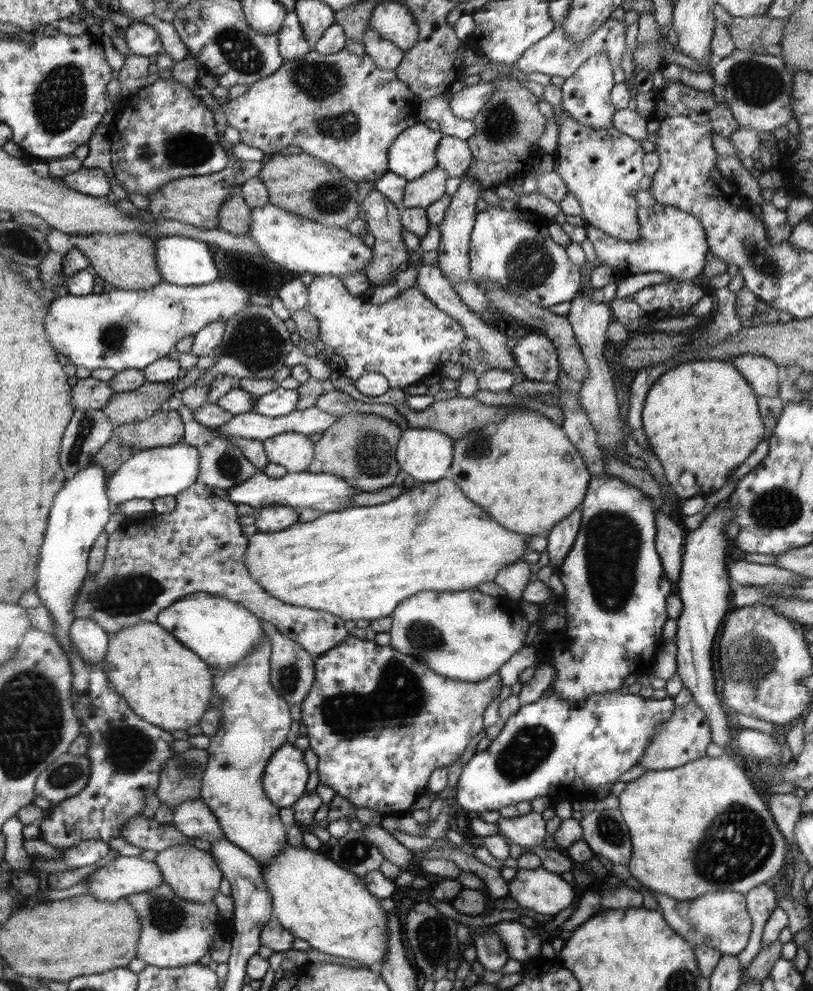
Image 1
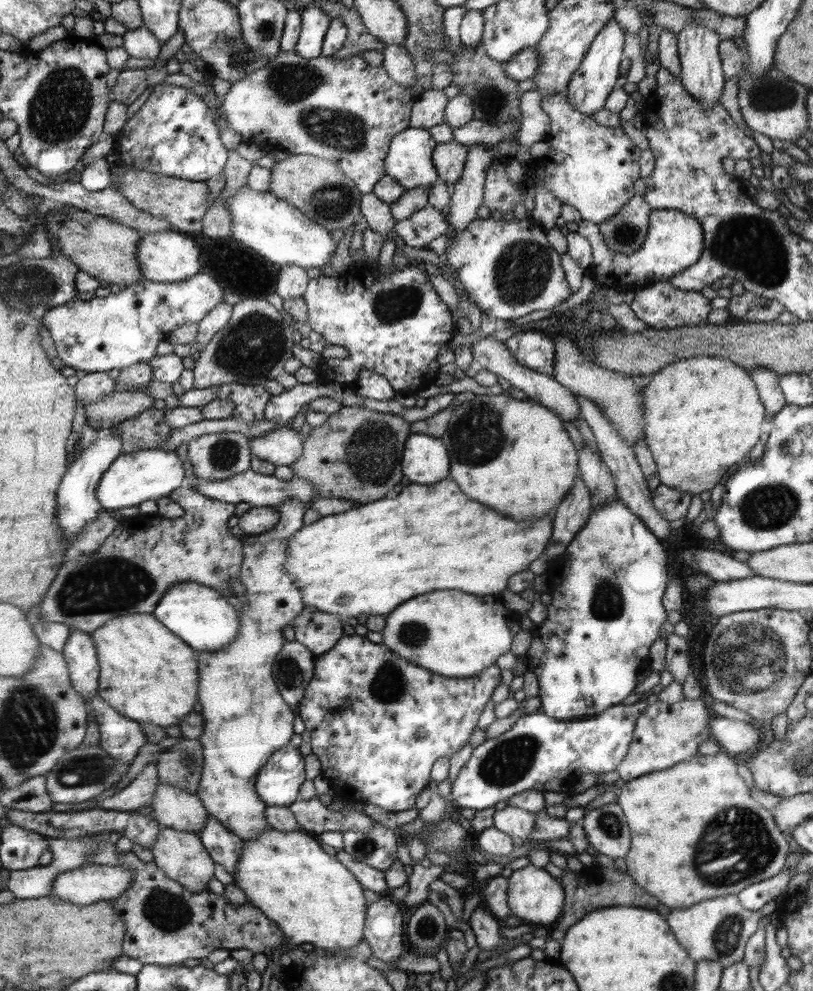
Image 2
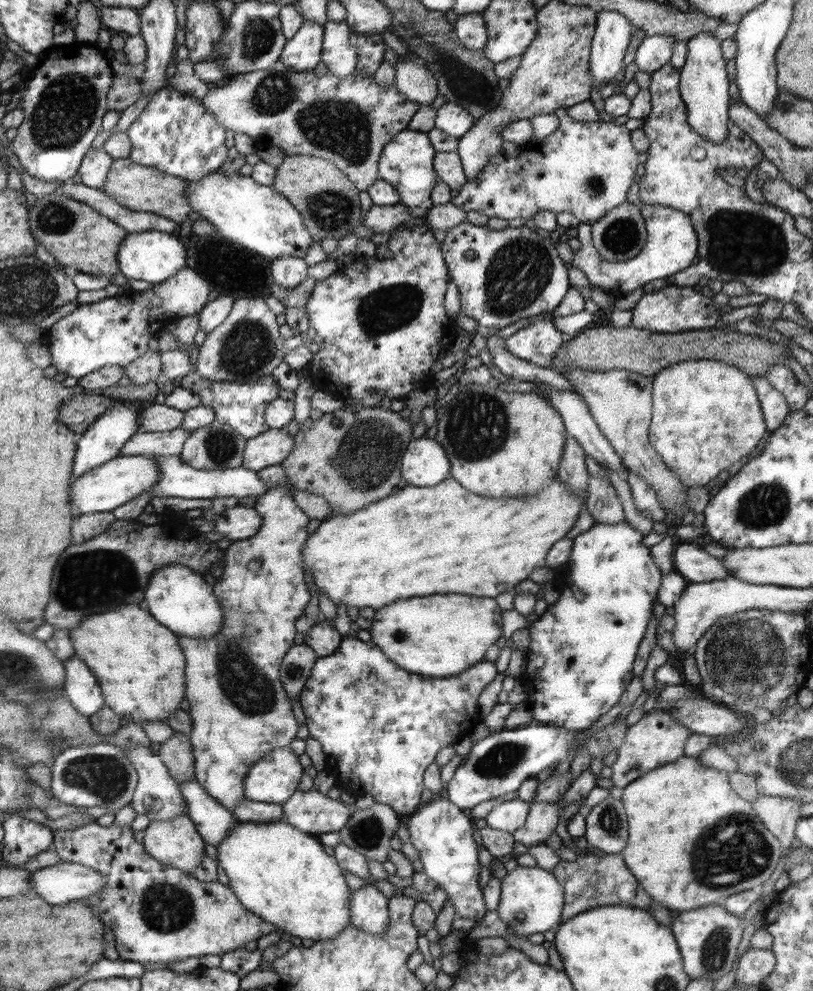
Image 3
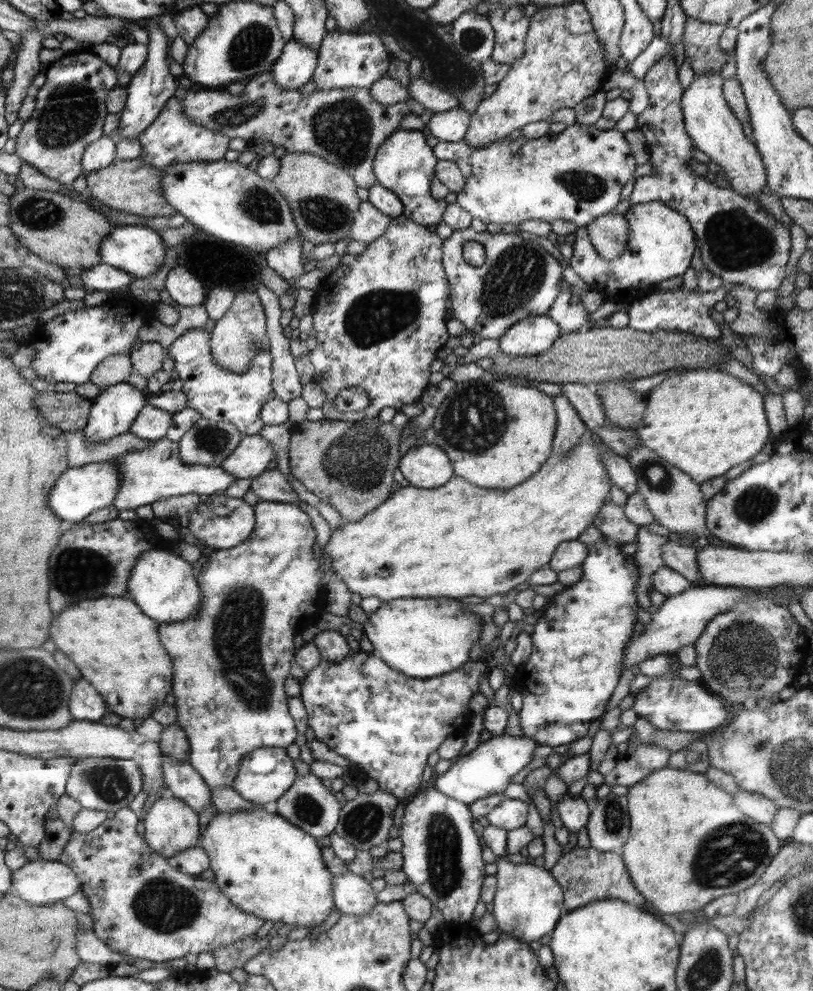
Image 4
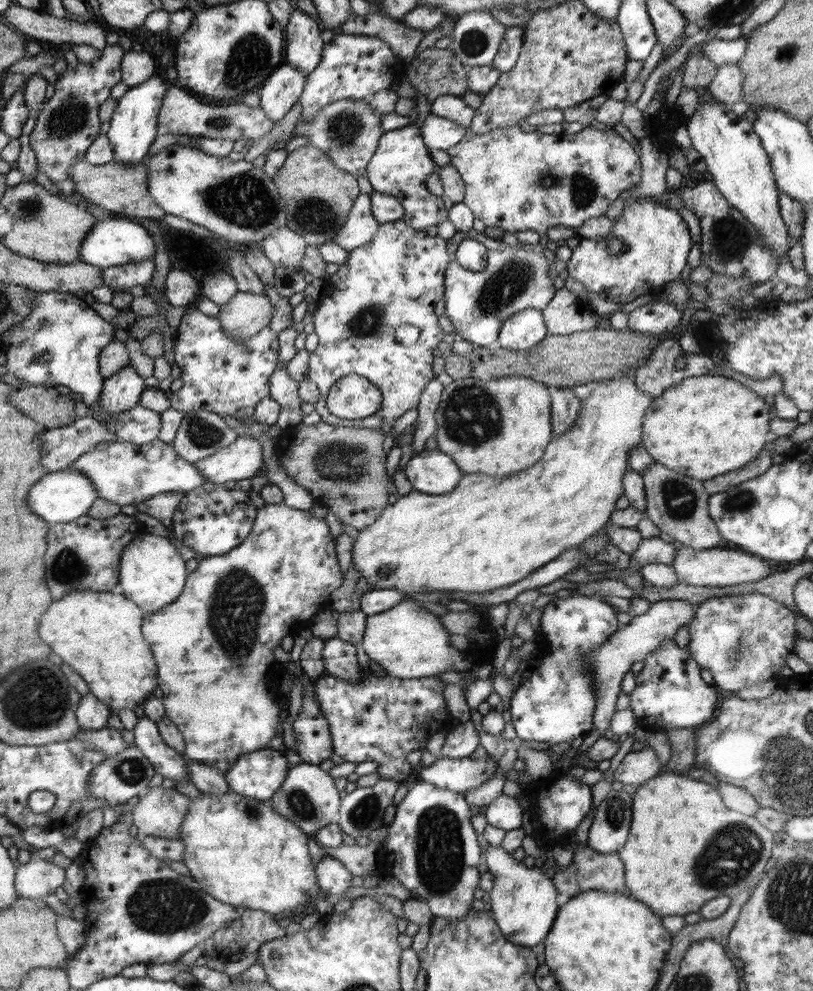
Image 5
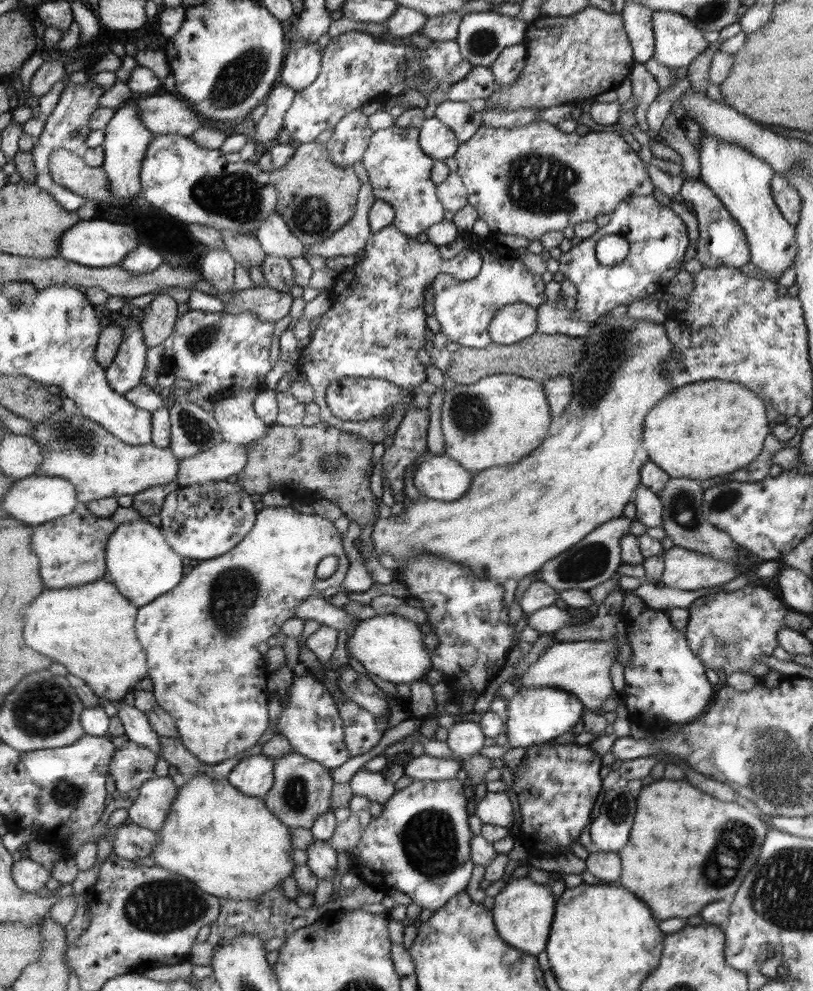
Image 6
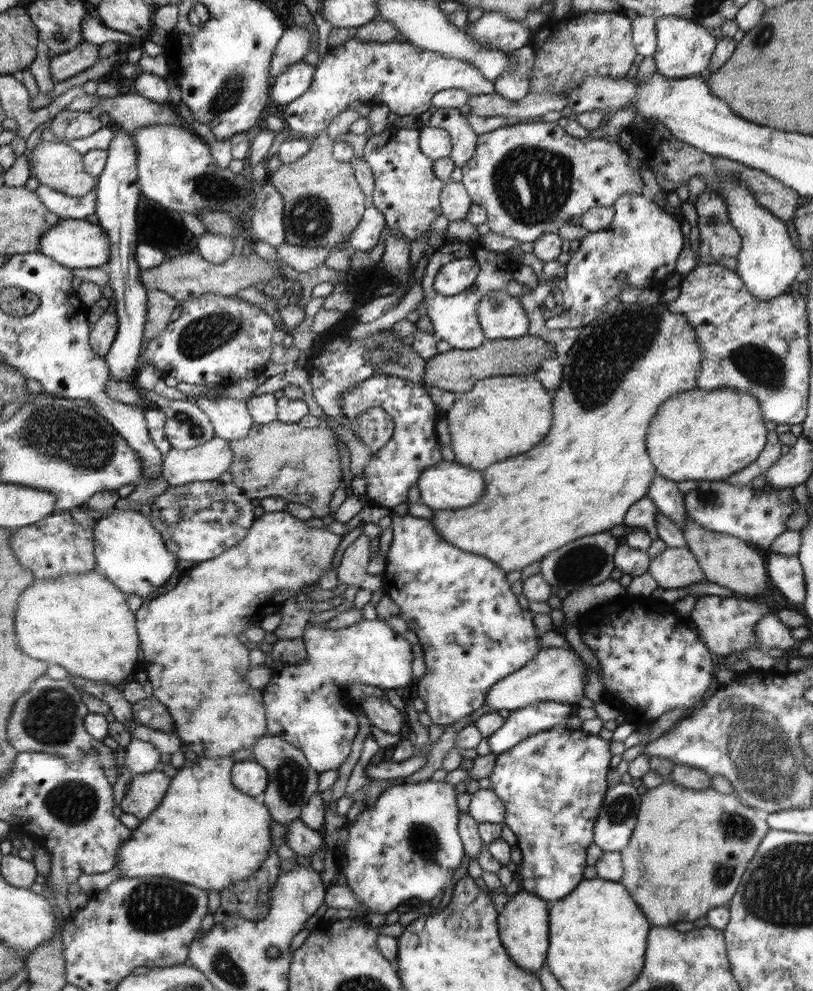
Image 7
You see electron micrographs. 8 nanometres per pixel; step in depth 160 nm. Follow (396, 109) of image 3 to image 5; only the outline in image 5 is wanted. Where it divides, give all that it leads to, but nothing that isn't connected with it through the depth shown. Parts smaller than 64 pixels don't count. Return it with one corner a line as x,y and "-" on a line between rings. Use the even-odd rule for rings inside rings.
174,83
161,104
158,131
160,135
172,133
234,141
252,138
257,141
268,134
276,126
276,123
276,121
269,119
267,112
260,105
252,107
244,102
212,104
-
340,99
323,106
312,120
304,119
303,121
298,121
294,128
293,136
308,138
310,146
315,146
322,152
327,153
340,169
352,173
354,176
367,176
368,164
378,150
379,140
386,131
382,125
383,119
384,115
376,112
371,107
368,99

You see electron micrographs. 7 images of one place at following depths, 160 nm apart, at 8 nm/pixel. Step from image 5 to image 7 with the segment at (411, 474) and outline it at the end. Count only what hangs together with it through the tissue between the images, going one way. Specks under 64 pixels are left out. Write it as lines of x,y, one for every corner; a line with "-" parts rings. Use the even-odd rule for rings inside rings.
441,460
428,467
417,480
421,502
432,510
456,510
479,503
486,492
486,477
483,471
468,468
456,461

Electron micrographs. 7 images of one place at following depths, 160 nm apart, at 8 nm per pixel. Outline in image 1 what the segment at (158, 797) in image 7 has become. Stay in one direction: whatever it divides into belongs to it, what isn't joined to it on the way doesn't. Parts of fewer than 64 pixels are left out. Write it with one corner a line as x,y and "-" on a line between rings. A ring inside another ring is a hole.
178,844
158,853
154,860
163,872
164,881
166,881
172,890
184,900
206,904
212,902
216,894
220,892
220,882
223,875
222,869
210,853
206,853
192,844

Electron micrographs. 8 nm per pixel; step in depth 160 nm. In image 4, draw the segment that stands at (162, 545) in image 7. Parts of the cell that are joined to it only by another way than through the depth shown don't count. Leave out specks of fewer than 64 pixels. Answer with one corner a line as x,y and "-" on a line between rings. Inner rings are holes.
153,548
145,552
129,577
131,598
152,620
160,624
185,622
201,610
204,592
196,577
196,570
178,553

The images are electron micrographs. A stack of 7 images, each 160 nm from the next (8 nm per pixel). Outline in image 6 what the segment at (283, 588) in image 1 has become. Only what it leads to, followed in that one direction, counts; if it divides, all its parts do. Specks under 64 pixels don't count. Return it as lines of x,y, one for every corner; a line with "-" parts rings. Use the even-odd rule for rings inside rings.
628,314
622,318
616,319
612,316
608,320
602,318
591,325
590,332
585,336
585,356
579,366
574,366
572,371
568,370
567,375
570,377
573,387
572,400
567,404
566,410
560,416
554,416
552,419
552,436
547,436
548,440
543,440
538,450
531,452
528,460
520,460
514,464
505,464
504,466
496,466
489,468
486,471
474,473
471,486
468,487
467,494
458,500
452,502
444,502
441,500
434,500
428,497
419,497
418,500
413,500
412,504
404,512
396,518
391,515
391,507
380,504
380,520
372,528
372,544
374,544
374,554
379,556
383,552
391,554
394,560
398,562
407,562
411,560
415,554
427,554
431,552
432,556
436,558
445,558
446,560
453,560
460,566
467,566
472,574
487,578
492,582
503,584
506,580
522,580
532,572
538,572
544,567
549,560
556,559
557,556
568,551
569,548
579,543
586,535
590,535
595,528
598,528
608,520
620,518
623,516
624,507
629,502
633,502
634,491
641,483
639,472
641,466
649,459
646,448
643,446
643,426
645,416
652,410
655,404
658,404
668,392
672,392
674,388
664,378
663,362
671,357
673,353
673,346
670,339
667,337
666,329
662,324
656,324
652,321
642,319
633,320
628,317

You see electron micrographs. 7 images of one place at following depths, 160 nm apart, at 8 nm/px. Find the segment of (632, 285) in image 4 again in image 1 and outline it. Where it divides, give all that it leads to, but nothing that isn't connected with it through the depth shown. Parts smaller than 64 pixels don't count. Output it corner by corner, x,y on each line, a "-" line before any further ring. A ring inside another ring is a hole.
658,202
650,208
639,206
637,215
641,226
640,237
632,243
612,238
595,226
584,224
588,240
594,245
597,260
602,266
614,268
618,279
655,272
671,279
691,282
703,273
710,250
704,227
696,216

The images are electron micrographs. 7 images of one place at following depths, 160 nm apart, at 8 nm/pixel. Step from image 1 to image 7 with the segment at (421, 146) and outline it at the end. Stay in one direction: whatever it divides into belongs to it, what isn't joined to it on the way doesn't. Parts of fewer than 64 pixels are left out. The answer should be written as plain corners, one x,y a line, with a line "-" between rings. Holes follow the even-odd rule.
389,126
380,134
371,136
363,150
363,159
375,178
373,205
384,213
388,228
397,228
406,241
412,242
430,231
432,222
443,214
445,181
435,175
434,161
422,151
420,134
419,129

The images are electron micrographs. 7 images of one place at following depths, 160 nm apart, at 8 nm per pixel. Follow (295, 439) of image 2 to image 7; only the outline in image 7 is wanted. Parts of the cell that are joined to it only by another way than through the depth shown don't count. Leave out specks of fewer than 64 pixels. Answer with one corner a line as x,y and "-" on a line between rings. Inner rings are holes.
214,437
212,440
190,450
176,450
171,448
162,458
162,476
170,486
180,486
196,481
209,481
219,479
224,472
228,472
234,458
231,444
222,438

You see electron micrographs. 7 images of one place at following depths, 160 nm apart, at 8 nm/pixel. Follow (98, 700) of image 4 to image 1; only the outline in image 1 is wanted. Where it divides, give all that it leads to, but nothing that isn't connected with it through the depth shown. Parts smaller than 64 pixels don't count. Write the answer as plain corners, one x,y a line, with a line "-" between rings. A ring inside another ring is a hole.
93,618
73,620
69,637
73,651
87,663
102,664
109,645
110,633
107,633

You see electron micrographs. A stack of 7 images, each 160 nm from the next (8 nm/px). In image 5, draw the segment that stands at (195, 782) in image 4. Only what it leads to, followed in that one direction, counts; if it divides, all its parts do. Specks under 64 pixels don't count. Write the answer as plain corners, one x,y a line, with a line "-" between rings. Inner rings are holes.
146,716
140,717
132,732
134,746
153,764
155,773
161,774
164,779
173,780
176,784
190,782
187,760
164,743
156,723

